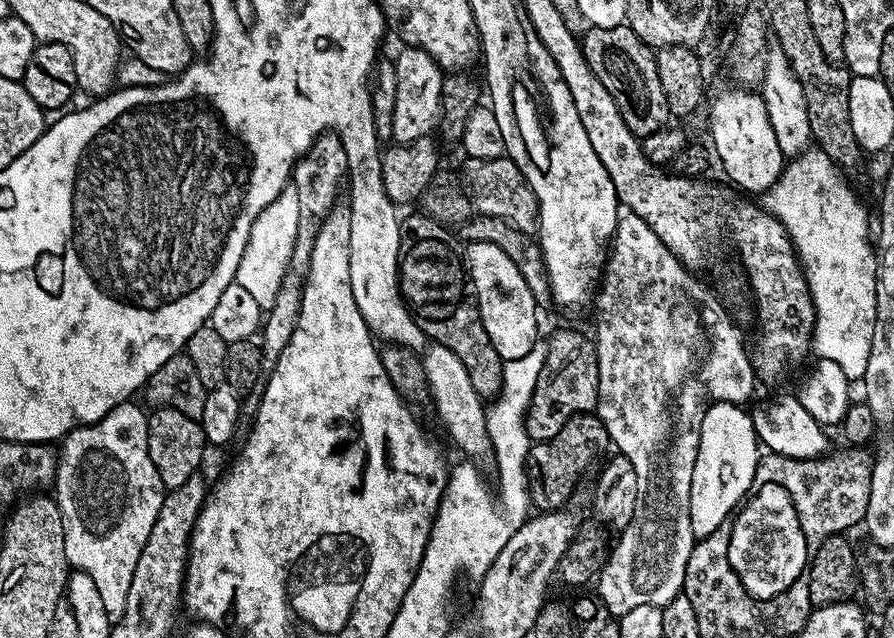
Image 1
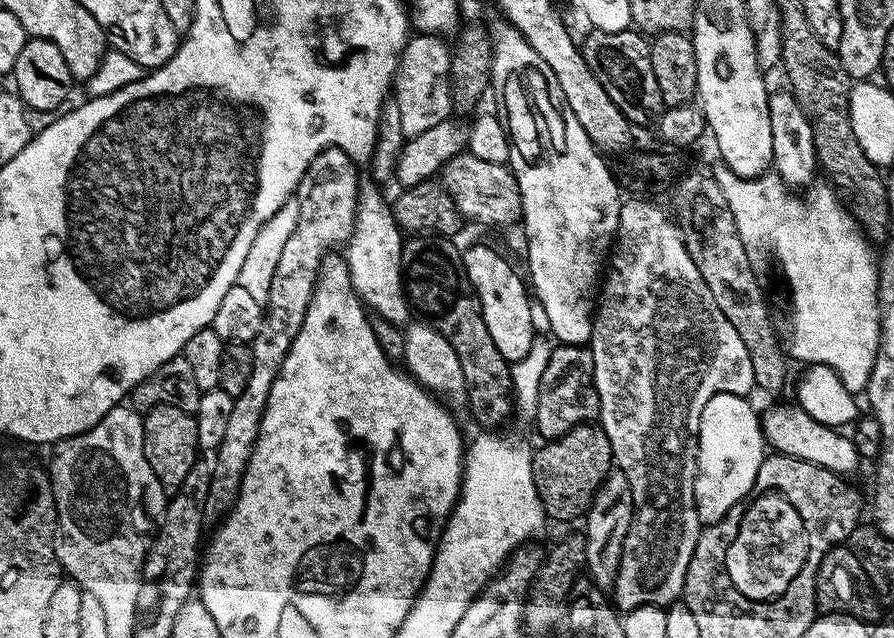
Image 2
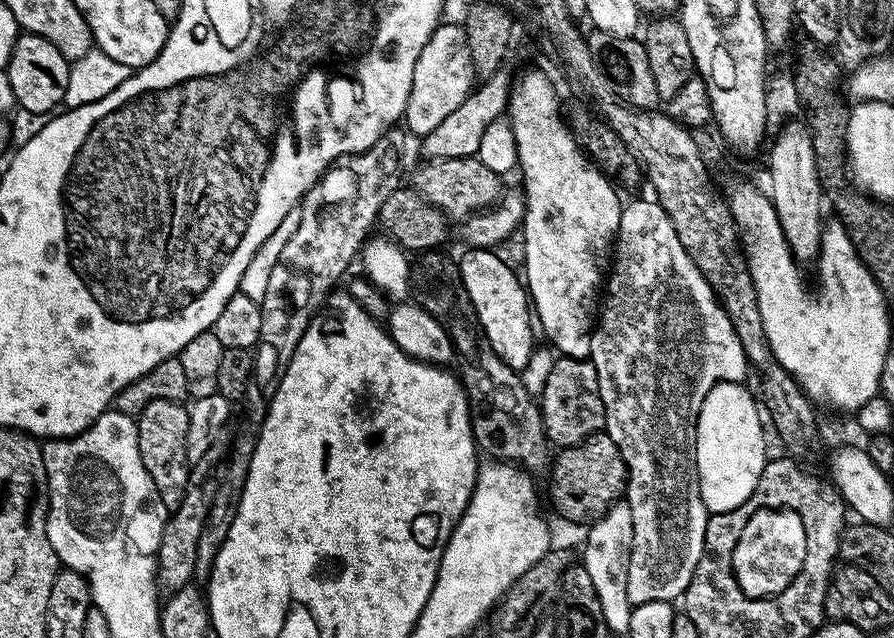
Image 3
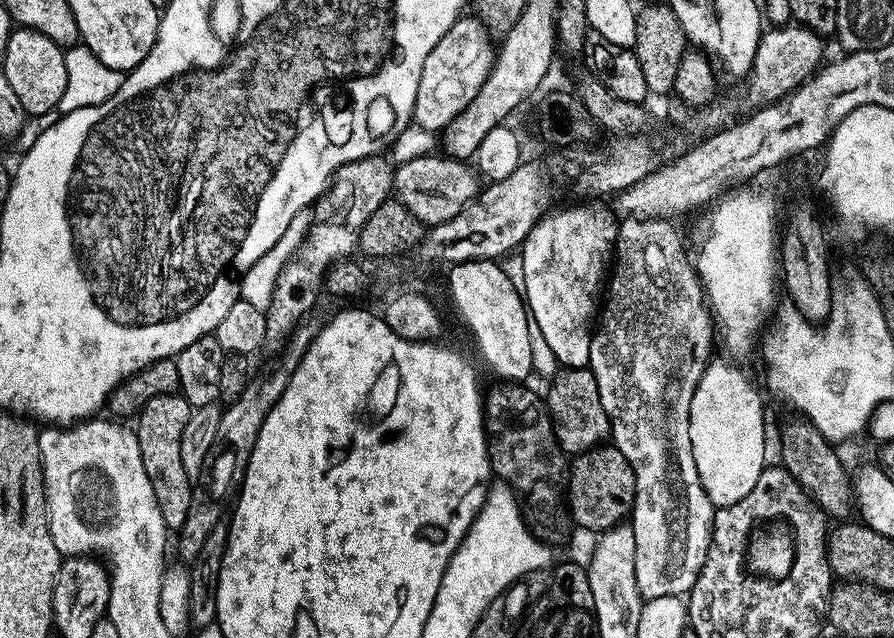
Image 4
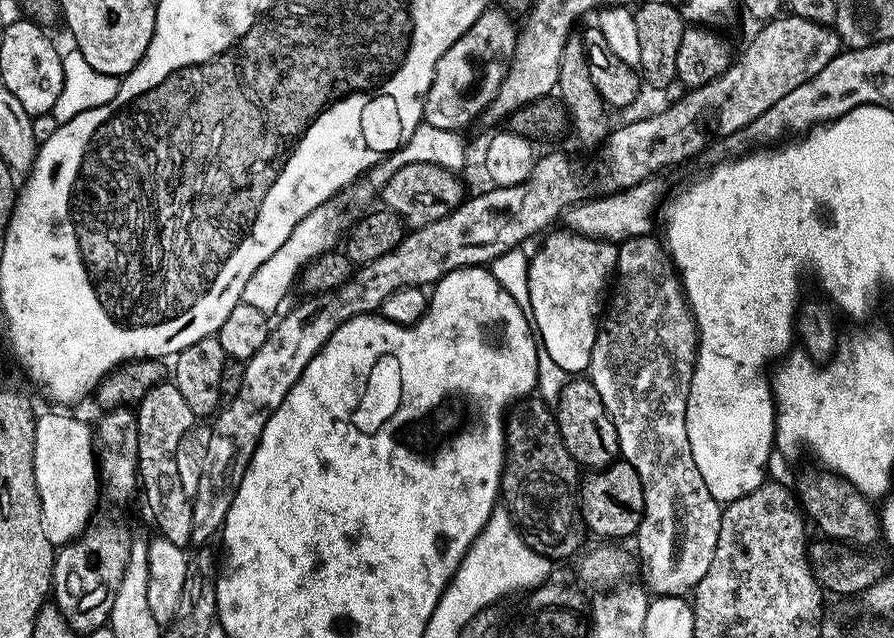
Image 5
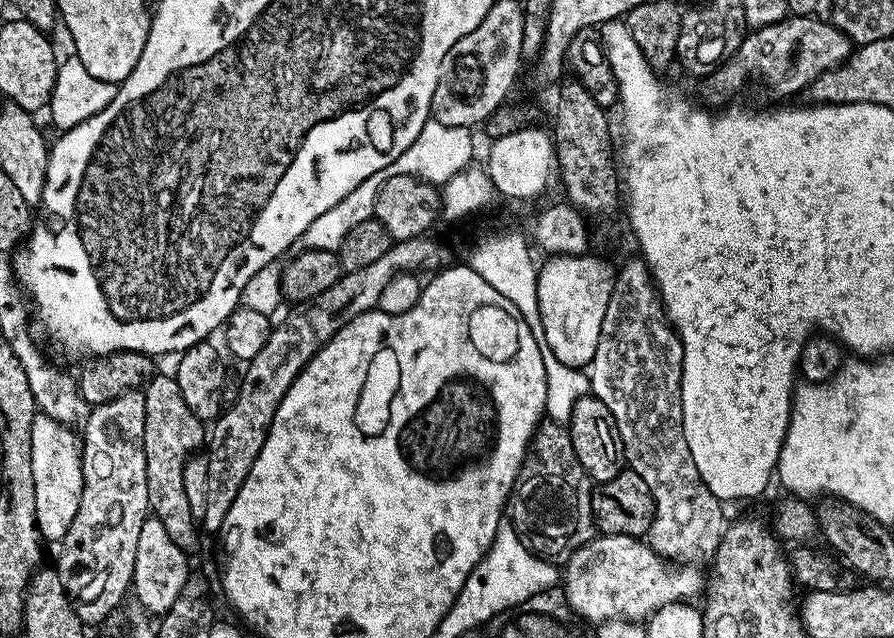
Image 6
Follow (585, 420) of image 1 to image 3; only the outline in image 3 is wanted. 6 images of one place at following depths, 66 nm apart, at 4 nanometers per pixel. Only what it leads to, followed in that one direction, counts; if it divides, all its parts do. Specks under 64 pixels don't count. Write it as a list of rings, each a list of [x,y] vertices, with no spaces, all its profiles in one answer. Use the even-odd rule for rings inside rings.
[[[604,430],[587,436],[585,440],[573,448],[559,449],[551,461],[551,472],[552,481],[548,484],[548,492],[552,495],[552,504],[556,507],[557,514],[572,524],[584,524],[583,526],[591,526],[598,518],[602,518],[602,514],[606,514],[606,510],[610,510],[610,506],[625,495],[628,482],[628,467],[624,465],[624,459],[618,446]]]

